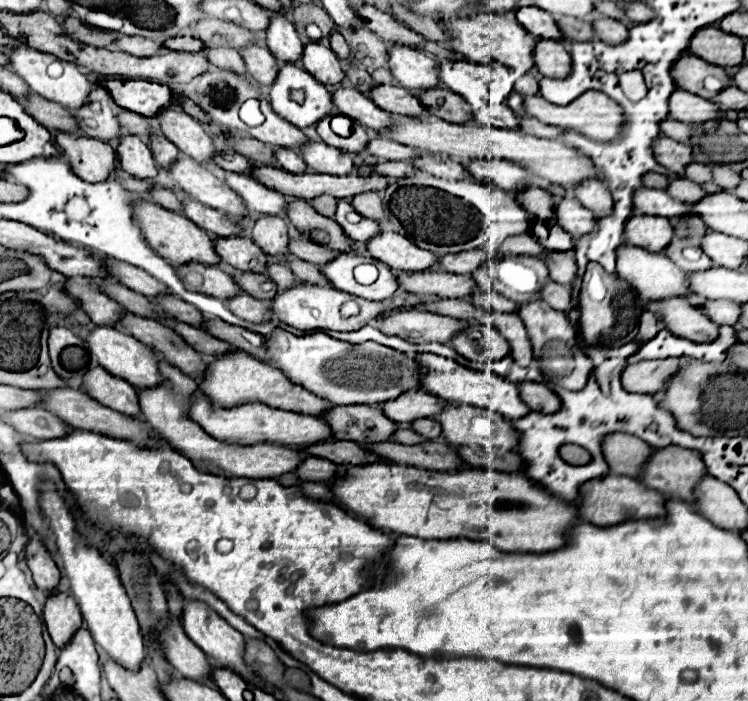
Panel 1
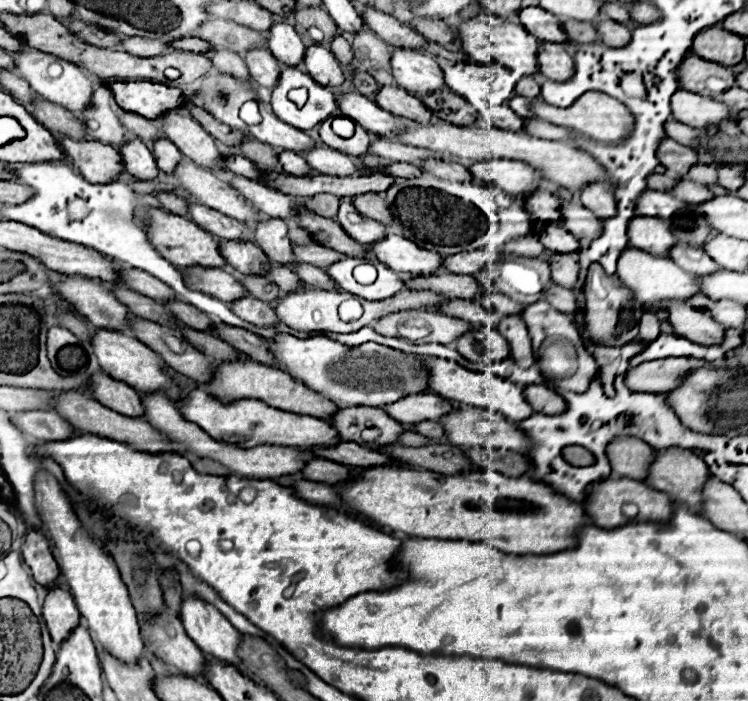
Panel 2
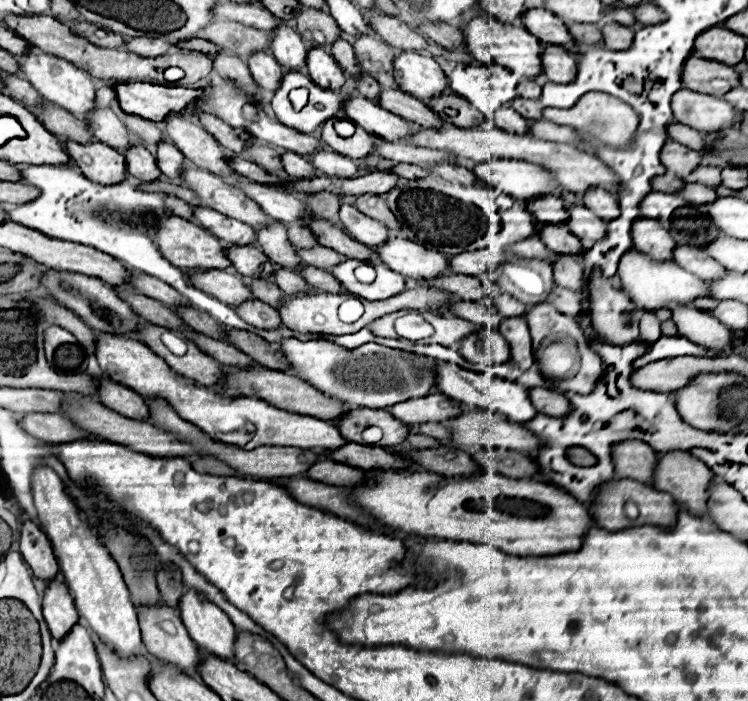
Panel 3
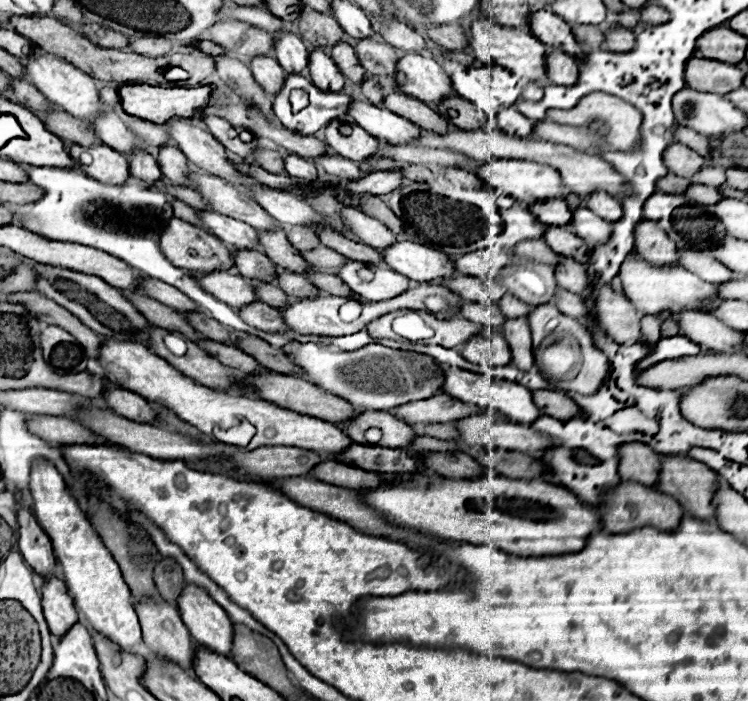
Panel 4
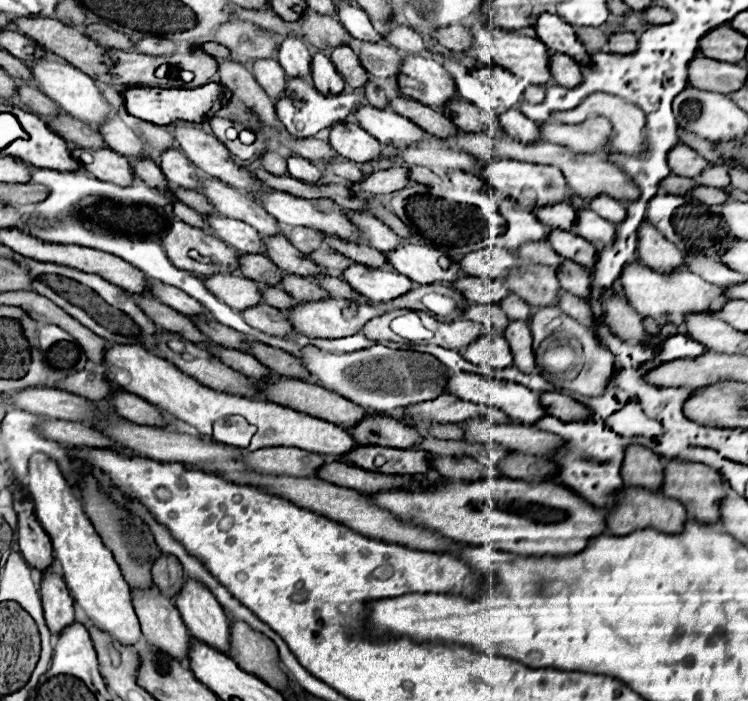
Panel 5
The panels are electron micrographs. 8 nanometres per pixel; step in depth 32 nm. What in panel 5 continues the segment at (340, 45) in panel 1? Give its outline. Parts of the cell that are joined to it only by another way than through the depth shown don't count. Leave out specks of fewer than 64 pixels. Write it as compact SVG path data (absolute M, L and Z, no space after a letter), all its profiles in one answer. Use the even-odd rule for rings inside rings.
M338 46L332 50L332 62L336 66L336 70L344 76L344 80L352 86L352 88L362 88L368 80L366 70L360 64L360 58L352 52L350 46Z

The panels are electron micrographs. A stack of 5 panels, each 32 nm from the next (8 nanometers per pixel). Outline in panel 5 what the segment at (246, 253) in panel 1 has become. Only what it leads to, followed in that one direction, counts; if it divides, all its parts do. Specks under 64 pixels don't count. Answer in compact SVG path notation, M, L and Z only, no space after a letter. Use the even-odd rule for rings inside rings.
M240 254L238 256L238 264L240 264L242 276L246 276L250 280L258 280L258 282L270 284L270 286L280 284L282 272L264 254Z

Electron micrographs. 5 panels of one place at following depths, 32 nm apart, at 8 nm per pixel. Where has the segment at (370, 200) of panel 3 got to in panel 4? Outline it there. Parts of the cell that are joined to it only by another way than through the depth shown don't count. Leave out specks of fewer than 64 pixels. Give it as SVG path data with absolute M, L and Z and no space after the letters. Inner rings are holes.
M364 194L364 196L360 198L360 202L358 202L358 208L360 208L364 214L368 214L368 216L380 220L380 222L384 222L390 230L394 230L394 232L398 232L398 234L402 232L402 222L398 222L398 218L394 216L394 212L392 212L392 210L386 206L386 202L380 200L378 196Z

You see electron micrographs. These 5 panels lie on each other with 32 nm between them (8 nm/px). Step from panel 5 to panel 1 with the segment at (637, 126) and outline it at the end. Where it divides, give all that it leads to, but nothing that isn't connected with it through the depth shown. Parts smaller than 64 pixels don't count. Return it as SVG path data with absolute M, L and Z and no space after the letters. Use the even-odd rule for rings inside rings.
M588 90L588 92L580 94L576 100L572 100L566 106L550 104L540 94L524 96L524 110L526 110L528 116L534 116L540 122L546 122L550 126L558 126L558 128L564 128L564 130L578 130L578 132L586 134L588 138L604 140L604 142L610 140L610 138L616 138L618 136L618 130L620 130L620 126L624 122L622 108L612 98L608 98L606 94L600 94L598 90Z

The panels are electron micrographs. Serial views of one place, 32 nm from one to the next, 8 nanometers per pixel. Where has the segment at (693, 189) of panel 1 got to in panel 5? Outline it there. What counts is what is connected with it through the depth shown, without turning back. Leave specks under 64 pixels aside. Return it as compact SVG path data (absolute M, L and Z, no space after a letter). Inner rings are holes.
M698 186L698 188L694 188L688 196L690 196L692 200L696 200L696 202L700 202L700 204L708 204L708 206L712 206L712 204L722 204L724 200L728 200L728 196L724 194L724 190L720 190L720 188L710 188L710 186Z

